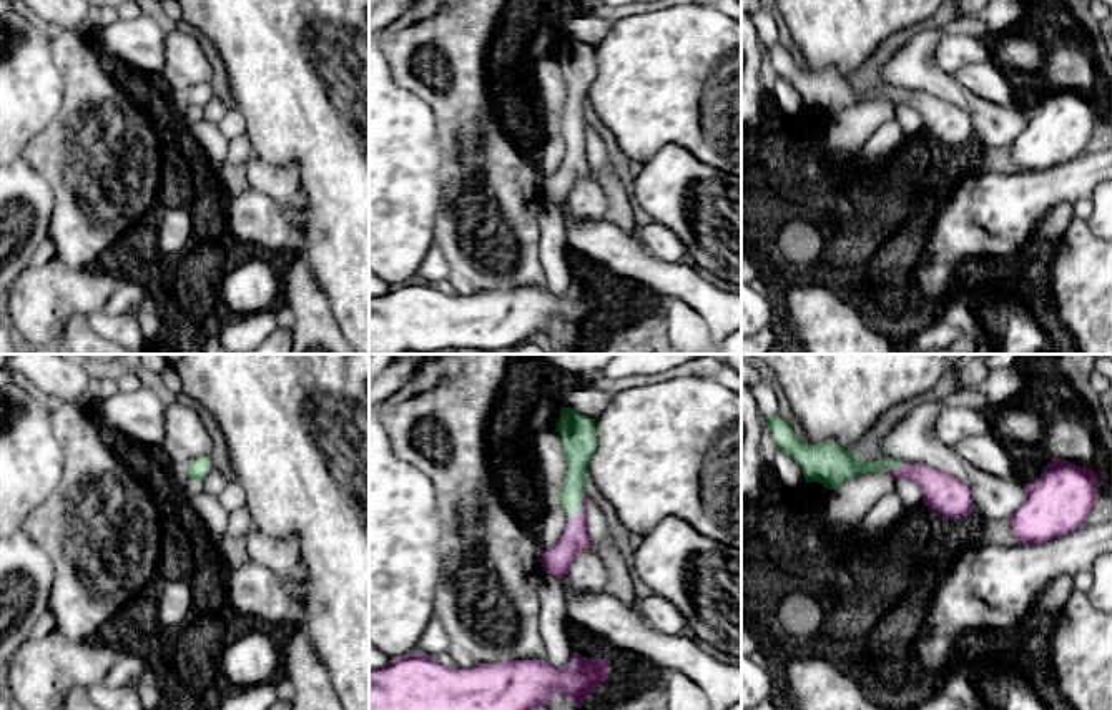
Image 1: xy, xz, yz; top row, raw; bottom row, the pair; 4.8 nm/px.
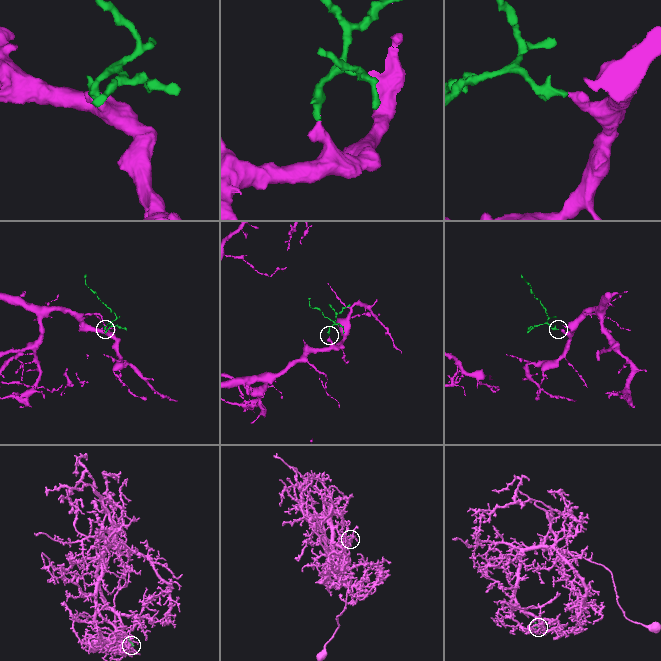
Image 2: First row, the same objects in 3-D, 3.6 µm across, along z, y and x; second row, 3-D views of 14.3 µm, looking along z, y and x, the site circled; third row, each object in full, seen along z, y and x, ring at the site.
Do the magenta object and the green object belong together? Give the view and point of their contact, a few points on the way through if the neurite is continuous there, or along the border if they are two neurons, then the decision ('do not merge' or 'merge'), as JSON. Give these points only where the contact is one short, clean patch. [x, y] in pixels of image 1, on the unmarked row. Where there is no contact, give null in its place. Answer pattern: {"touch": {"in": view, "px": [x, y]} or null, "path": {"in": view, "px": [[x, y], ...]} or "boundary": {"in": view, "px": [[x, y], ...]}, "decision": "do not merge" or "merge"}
{"touch": {"in": "xz", "px": [582, 135]}, "path": {"in": "xz", "px": [[574, 167], [582, 135], [569, 123]]}, "decision": "merge"}

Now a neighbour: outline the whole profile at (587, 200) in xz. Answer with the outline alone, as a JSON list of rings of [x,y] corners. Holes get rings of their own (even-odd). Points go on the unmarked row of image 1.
[[[583,176],[572,190],[567,201],[568,213],[577,219],[605,219],[608,201],[595,176]]]

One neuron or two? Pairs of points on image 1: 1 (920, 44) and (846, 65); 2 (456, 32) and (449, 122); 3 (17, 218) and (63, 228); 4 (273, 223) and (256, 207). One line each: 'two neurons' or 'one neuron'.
1: two neurons
2: one neuron
3: two neurons
4: one neuron

